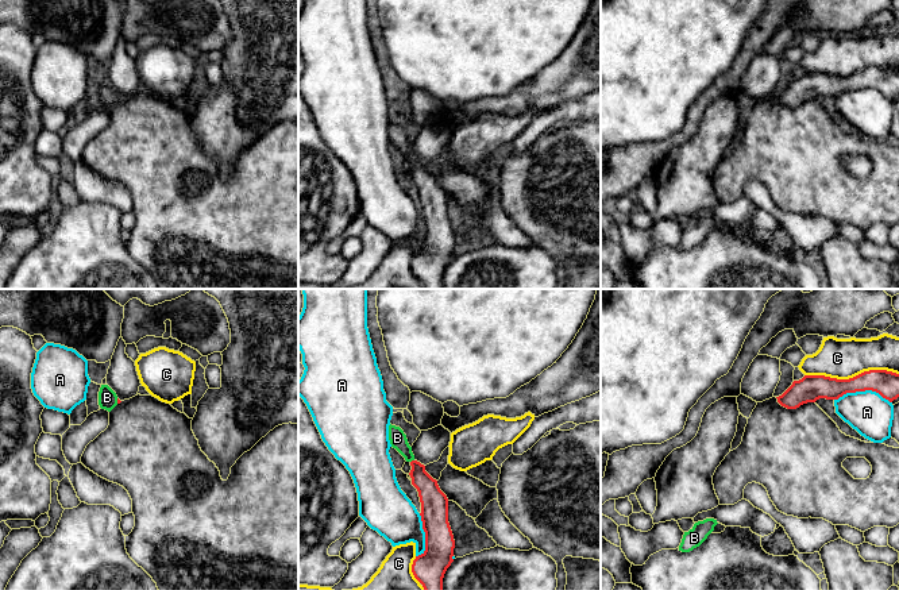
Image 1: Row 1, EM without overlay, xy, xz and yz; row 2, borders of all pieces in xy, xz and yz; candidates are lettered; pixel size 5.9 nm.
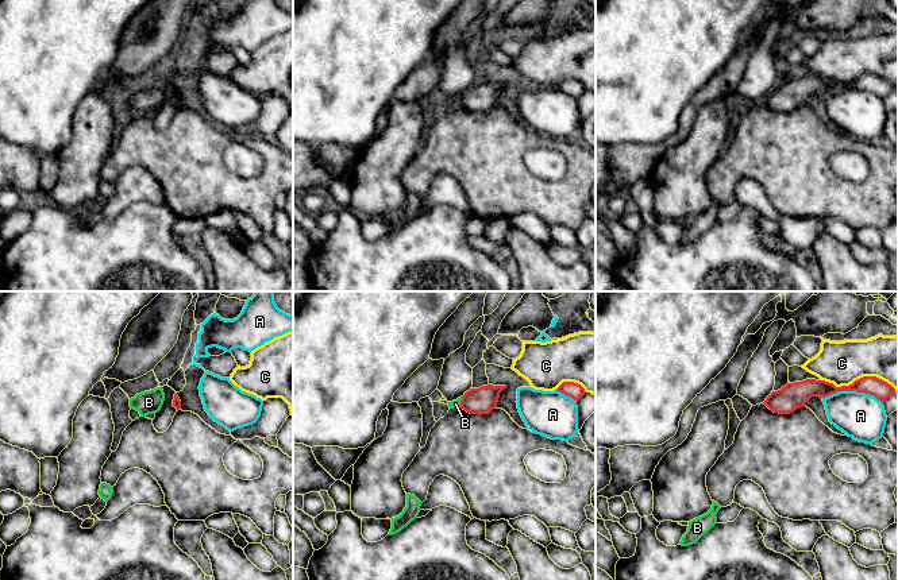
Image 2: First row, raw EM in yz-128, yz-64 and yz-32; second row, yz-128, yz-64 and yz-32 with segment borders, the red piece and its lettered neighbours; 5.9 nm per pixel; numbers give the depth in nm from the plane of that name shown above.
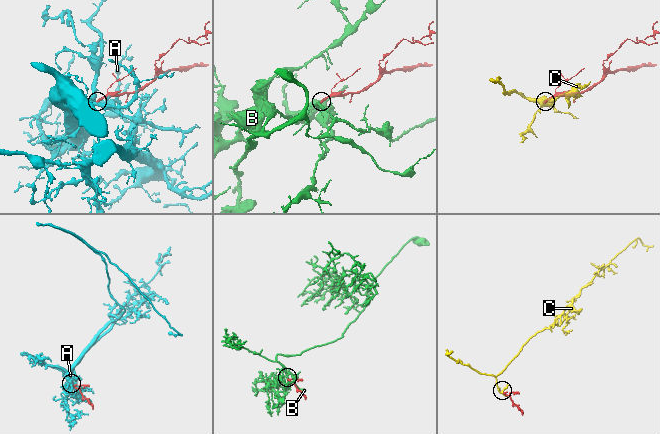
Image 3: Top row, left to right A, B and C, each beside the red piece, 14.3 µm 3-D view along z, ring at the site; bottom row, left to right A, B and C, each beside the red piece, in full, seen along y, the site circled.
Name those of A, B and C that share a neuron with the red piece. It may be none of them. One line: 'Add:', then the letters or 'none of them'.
Add: B

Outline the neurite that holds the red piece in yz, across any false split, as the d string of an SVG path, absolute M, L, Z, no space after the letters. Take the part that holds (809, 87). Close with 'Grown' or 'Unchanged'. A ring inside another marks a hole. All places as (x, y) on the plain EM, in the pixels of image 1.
M887 68L864 69L849 77L837 77L825 73L805 73L778 96L787 107L796 107L803 101L819 96L838 97L846 90L872 88L892 100L899 95L899 72Z. Unchanged

